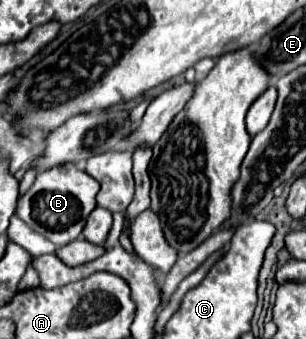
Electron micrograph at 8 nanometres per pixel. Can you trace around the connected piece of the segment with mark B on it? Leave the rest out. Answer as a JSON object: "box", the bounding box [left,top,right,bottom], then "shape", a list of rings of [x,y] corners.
{"box":[16,163,98,249],"shape":[[[74,163],[58,165],[38,173],[30,191],[18,201],[16,215],[22,221],[26,221],[26,225],[30,225],[36,233],[42,233],[42,237],[52,241],[56,249],[60,249],[80,237],[88,215],[96,207],[98,189],[98,181],[90,177],[86,171],[78,171]]]}

